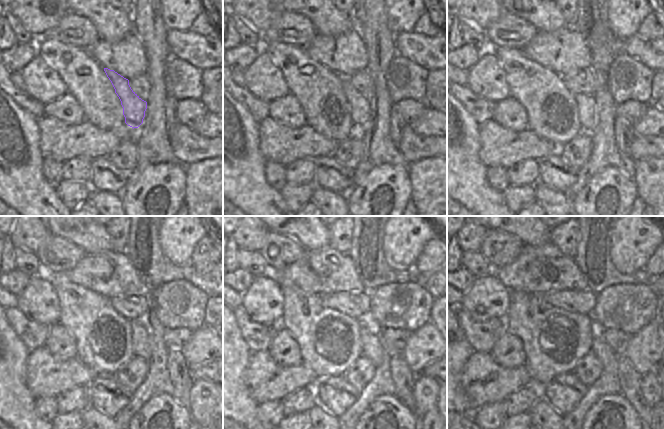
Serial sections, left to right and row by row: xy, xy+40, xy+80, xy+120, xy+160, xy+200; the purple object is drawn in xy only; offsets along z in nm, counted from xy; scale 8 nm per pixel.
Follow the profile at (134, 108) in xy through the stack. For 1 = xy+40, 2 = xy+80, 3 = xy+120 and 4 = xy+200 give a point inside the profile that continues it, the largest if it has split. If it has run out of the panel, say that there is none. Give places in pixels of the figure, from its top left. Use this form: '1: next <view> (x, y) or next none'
1: next xy+40 (360, 107)
2: next xy+80 (585, 103)
3: next xy+120 (139, 330)
4: next xy+200 (608, 359)

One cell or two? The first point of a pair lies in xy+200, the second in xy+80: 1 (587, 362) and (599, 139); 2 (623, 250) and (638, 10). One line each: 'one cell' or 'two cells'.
1: two cells
2: one cell

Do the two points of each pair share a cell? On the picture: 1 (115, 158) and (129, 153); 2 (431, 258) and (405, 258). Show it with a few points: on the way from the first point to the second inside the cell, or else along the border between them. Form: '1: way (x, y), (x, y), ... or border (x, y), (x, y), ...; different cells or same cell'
1: way (118, 158), (126, 155); same cell
2: border (432, 239), (423, 247), (412, 267); different cells

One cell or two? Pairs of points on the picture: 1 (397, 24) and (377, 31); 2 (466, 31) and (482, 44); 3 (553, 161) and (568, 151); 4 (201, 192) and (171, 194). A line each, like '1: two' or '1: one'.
1: two
2: one
3: two
4: two

